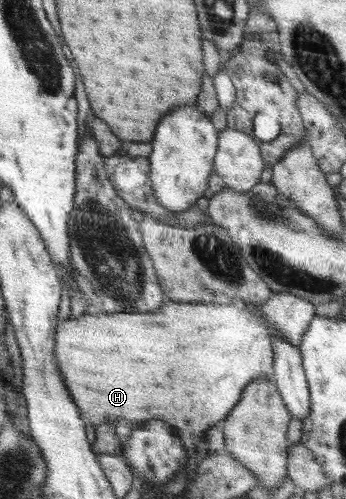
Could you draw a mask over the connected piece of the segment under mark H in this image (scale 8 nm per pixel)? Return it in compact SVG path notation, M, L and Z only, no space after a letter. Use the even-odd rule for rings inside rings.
M274 293L266 303L260 305L253 304L251 309L241 309L234 305L222 305L218 303L186 303L186 302L167 302L160 309L150 312L142 313L85 313L78 318L69 317L56 327L56 346L53 351L56 352L57 364L61 370L62 379L64 379L65 386L72 395L74 403L80 408L82 412L82 419L87 423L92 423L94 426L111 424L116 426L118 420L124 419L133 426L143 424L151 419L164 420L167 424L175 427L178 435L181 437L186 449L186 471L187 479L196 474L196 468L200 463L200 458L197 458L196 446L200 443L202 436L206 431L218 423L222 423L230 413L234 406L238 405L244 389L253 382L259 375L272 378L274 373L272 368L273 363L273 339L280 336L288 340L292 345L299 349L301 339L305 335L306 329L310 325L312 319L316 316L315 304L304 301L296 297L292 293Z

